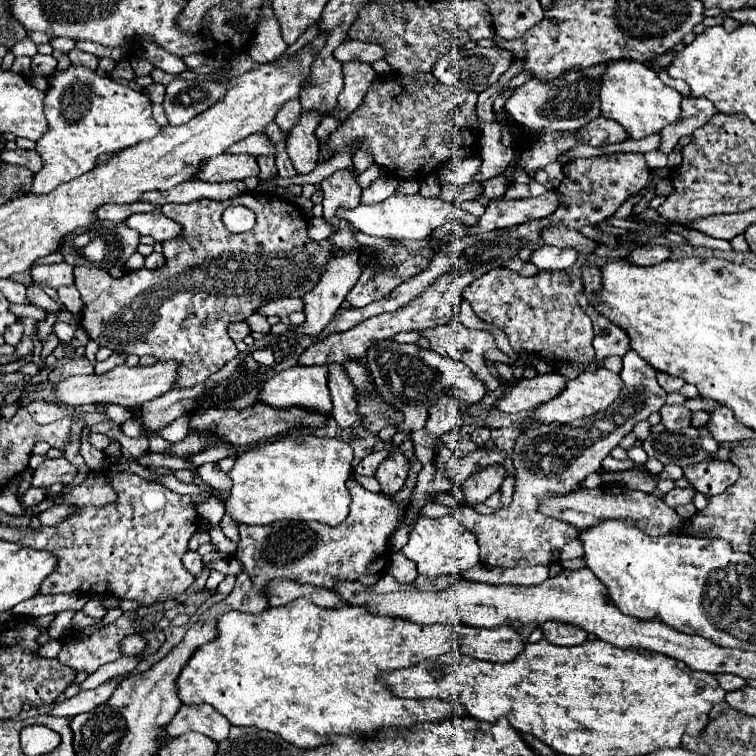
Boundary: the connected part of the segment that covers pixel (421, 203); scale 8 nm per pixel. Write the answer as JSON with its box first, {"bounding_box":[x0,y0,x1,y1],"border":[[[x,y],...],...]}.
{"bounding_box":[335,193,463,239],"border":[[[395,193],[387,197],[381,203],[373,205],[357,205],[353,209],[337,209],[335,213],[339,219],[345,219],[349,225],[353,225],[357,231],[373,237],[385,237],[385,239],[423,239],[433,233],[433,229],[441,227],[447,221],[459,219],[463,211],[447,201],[441,199],[425,199],[419,193],[417,195],[401,195]]]}

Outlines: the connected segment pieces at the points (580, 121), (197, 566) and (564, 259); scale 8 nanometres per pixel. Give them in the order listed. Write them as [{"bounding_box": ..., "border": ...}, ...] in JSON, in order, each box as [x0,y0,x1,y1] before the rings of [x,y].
[{"bounding_box":[505,63,605,133],"border":[[[605,63],[587,67],[581,71],[561,73],[557,79],[541,83],[537,79],[529,79],[513,95],[505,101],[505,111],[513,117],[517,125],[521,125],[529,133],[551,133],[551,131],[575,131],[587,125],[587,121],[601,115],[599,111],[599,85],[601,73],[605,71]]]},{"bounding_box":[183,551,203,575],"border":[[[187,551],[187,553],[183,555],[183,565],[185,565],[185,569],[187,569],[187,571],[191,571],[193,575],[201,573],[201,569],[203,569],[201,555],[199,555],[197,551]]]},{"bounding_box":[529,247,577,269],"border":[[[539,247],[537,251],[531,253],[529,261],[537,267],[537,269],[569,269],[575,265],[577,261],[577,251],[571,247],[559,249],[559,247]]]}]

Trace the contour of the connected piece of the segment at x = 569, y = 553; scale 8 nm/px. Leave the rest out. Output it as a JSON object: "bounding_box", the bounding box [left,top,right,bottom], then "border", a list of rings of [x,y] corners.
{"bounding_box":[559,539,583,561],"border":[[[573,539],[573,541],[569,541],[567,545],[563,545],[559,561],[565,561],[565,559],[575,559],[575,557],[581,557],[581,555],[583,555],[581,551],[583,551],[583,545],[579,545],[579,541],[577,541],[577,539]]]}

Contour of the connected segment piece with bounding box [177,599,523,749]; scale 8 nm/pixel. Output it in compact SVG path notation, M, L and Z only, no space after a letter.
M305 599L269 607L257 615L229 611L217 619L217 637L199 647L177 677L177 693L185 705L213 705L231 725L271 731L295 747L315 749L329 743L331 733L369 737L379 729L411 727L415 723L435 723L461 717L465 709L439 699L399 699L377 683L377 673L403 669L443 653L461 653L481 661L505 663L523 651L523 641L509 625L495 629L471 629L467 625L415 625L403 619L375 617L365 609L335 607L323 609Z

